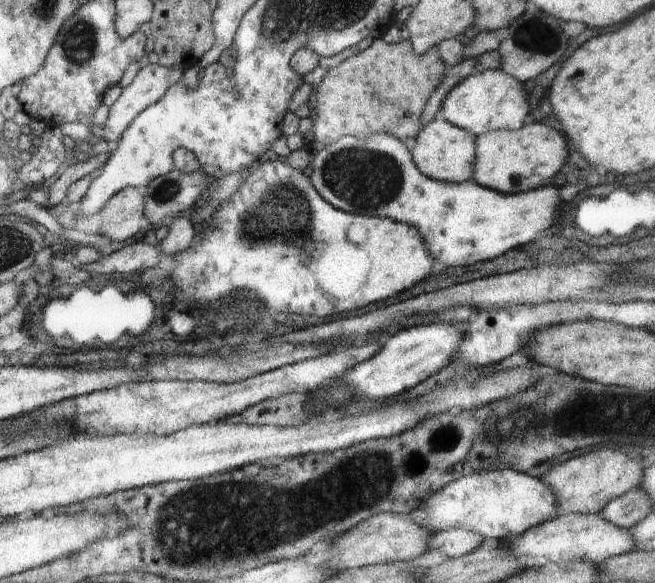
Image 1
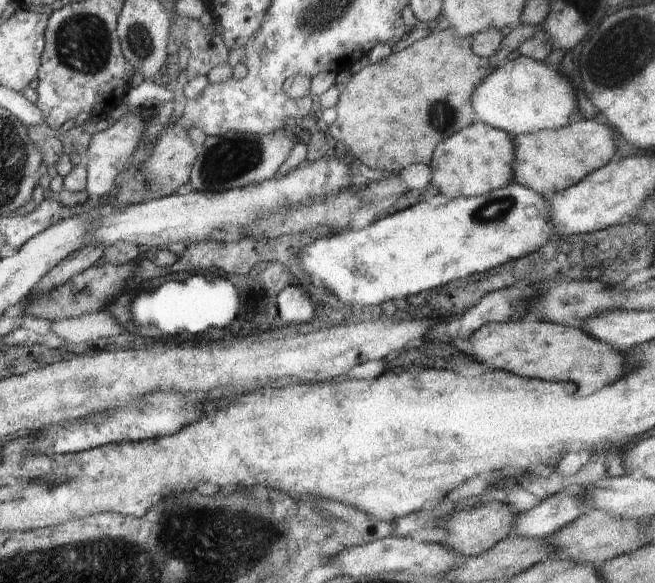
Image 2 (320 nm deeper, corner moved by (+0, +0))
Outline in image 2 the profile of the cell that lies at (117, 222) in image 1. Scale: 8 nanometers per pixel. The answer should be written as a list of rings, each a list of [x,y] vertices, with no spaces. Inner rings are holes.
[[[174,124],[171,127],[163,129],[158,136],[158,140],[155,142],[152,156],[146,160],[145,167],[143,168],[145,178],[149,180],[150,194],[157,198],[160,196],[167,197],[168,195],[176,193],[182,184],[189,182],[190,173],[192,172],[193,165],[195,164],[197,152],[198,148],[190,138],[189,130],[180,128],[178,124]]]

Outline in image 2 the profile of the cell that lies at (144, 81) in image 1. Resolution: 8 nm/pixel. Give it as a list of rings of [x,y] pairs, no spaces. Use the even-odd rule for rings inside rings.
[[[136,112],[131,113],[117,120],[116,124],[109,126],[106,130],[94,133],[91,136],[89,149],[84,155],[87,163],[87,193],[89,196],[99,196],[101,198],[110,195],[116,176],[124,172],[124,168],[128,168],[128,160],[132,156],[132,152],[136,150],[140,138],[142,138],[142,130],[144,124],[142,120],[136,116]]]

